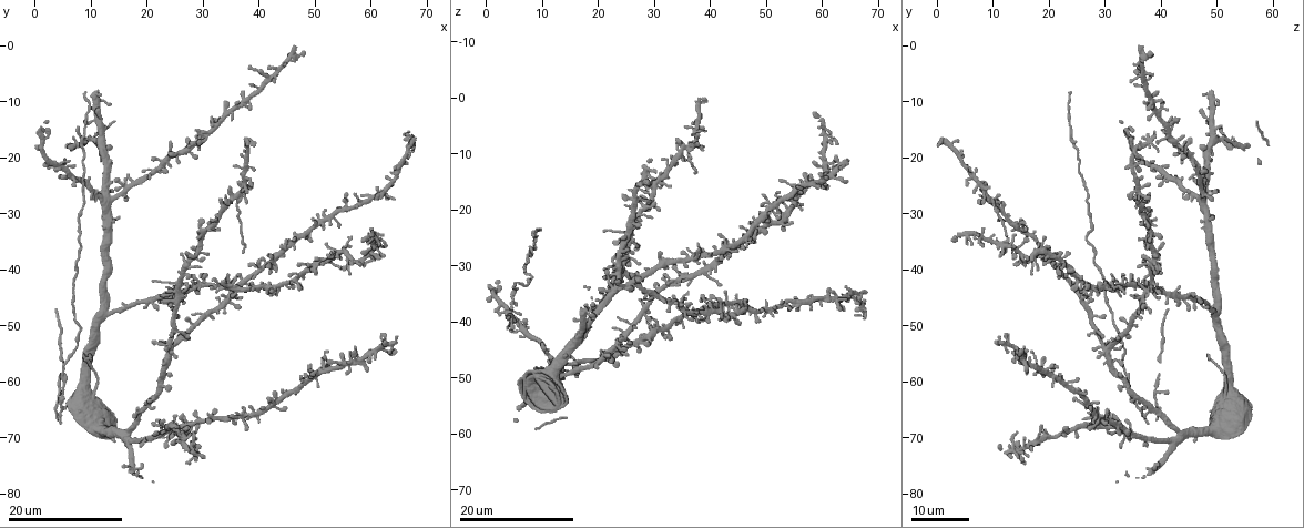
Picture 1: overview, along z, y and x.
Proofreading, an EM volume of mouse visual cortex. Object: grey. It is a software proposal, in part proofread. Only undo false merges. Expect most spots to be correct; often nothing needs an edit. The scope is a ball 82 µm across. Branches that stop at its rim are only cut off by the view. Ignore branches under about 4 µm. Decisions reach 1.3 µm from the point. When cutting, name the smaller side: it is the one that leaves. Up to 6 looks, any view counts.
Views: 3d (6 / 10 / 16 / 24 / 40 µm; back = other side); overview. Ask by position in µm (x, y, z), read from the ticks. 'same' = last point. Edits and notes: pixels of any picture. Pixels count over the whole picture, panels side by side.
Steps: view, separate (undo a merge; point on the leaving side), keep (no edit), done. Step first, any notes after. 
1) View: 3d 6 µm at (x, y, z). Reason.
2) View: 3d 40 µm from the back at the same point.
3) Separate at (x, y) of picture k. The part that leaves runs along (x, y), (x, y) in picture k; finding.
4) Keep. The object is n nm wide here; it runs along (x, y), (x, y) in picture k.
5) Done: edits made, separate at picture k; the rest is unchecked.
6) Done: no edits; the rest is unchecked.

View: 3d 16 µm at (36.5, 27.5, 9.5).

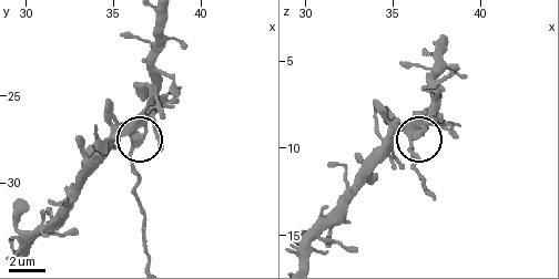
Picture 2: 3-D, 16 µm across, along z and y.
View: 3d 6 µm at (36.1, 27.4, 9.4). Closer look.

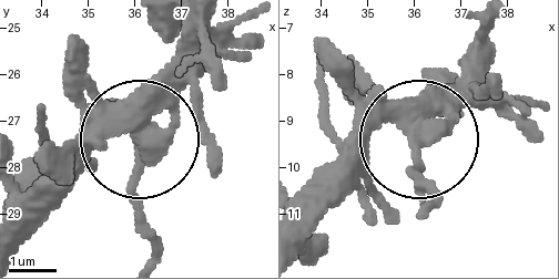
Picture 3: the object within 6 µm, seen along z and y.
Separate at (136, 213) of picture 3. The object is 380 nm wide here; a second cell is stuck on.

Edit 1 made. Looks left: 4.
View: 3d 24 µm at (8.0, 18.0, 24.0).

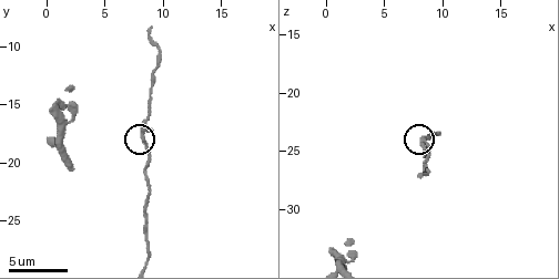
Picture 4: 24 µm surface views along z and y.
View: 3d 6 µm at (8.2, 17.4, 24.6).

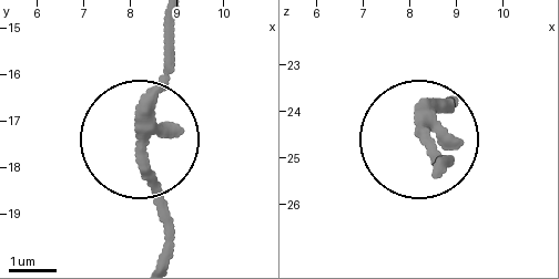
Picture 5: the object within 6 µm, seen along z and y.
Keep. One cell here.

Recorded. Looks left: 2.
Done: edits made, separate at picture 3; the rest is unchecked.

